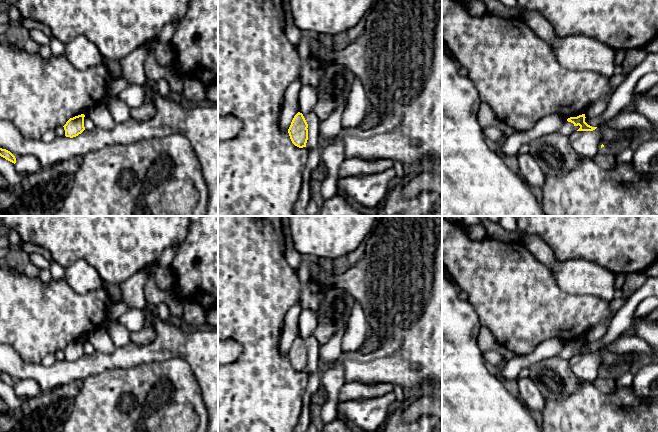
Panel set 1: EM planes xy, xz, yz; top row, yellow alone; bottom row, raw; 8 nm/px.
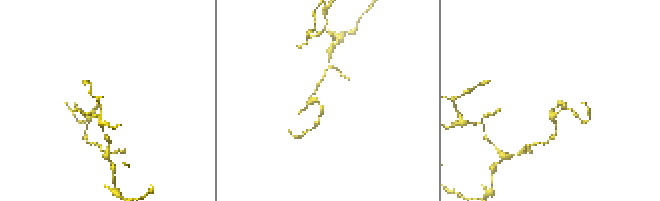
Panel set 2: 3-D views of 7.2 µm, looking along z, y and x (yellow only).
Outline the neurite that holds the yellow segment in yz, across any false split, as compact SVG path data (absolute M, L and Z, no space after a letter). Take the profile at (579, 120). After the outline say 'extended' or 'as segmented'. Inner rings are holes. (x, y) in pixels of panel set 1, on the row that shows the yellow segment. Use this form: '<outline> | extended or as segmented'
M585 114L579 115L577 117L570 117L567 119L568 122L571 122L574 124L574 126L580 126L580 128L577 131L593 131L595 130L597 127L592 127L590 125L588 125L585 122Z | as segmented

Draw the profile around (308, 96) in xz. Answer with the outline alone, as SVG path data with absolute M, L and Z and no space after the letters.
M303 85L299 93L299 111L303 114L312 111L321 93L309 85Z

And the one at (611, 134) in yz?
M616 117L606 120L600 124L600 128L603 131L603 141L602 144L604 147L609 146L610 144L625 138L625 144L630 144L631 140L635 137L635 130L627 129L622 130L613 125L613 121Z

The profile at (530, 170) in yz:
M532 152L517 154L520 176L532 189L542 190L545 183L545 173L533 158Z

